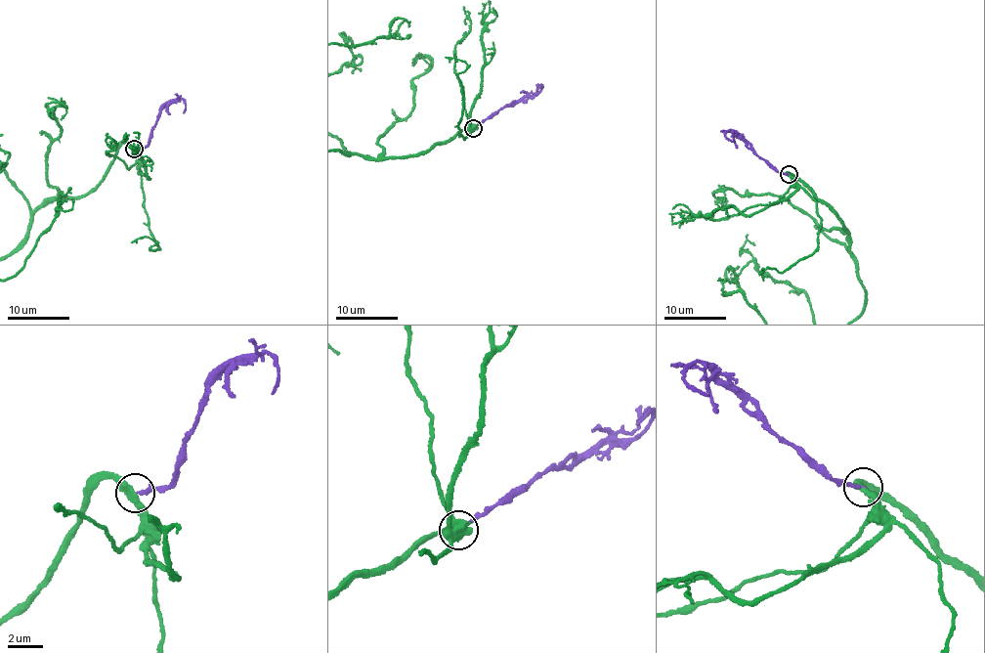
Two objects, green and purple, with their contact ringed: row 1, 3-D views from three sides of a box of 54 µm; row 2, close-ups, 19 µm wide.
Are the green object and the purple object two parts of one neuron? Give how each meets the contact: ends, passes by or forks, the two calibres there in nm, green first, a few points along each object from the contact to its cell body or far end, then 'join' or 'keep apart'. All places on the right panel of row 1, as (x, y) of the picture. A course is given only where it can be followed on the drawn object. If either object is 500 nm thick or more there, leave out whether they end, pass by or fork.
green passes by | purple ends | 360/170 nm | purple via (790, 175), (776, 171), (740, 138), (729, 131), (725, 133), (734, 142) | keep apart

